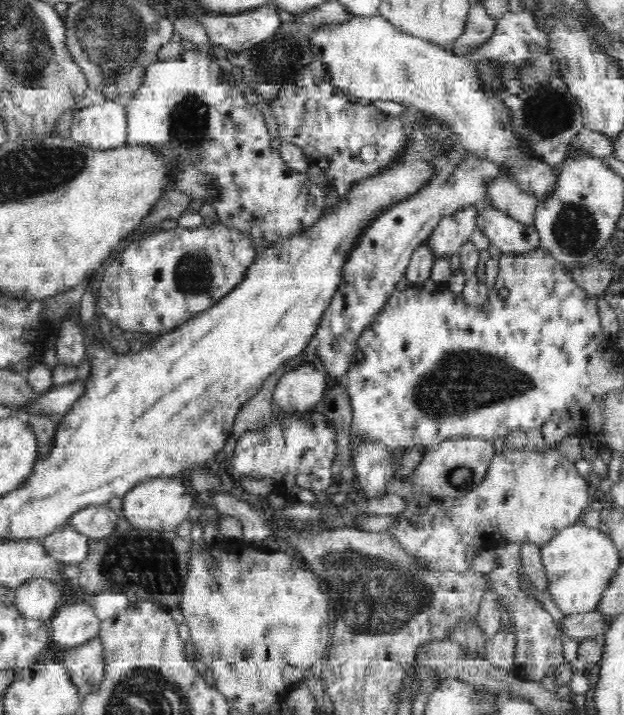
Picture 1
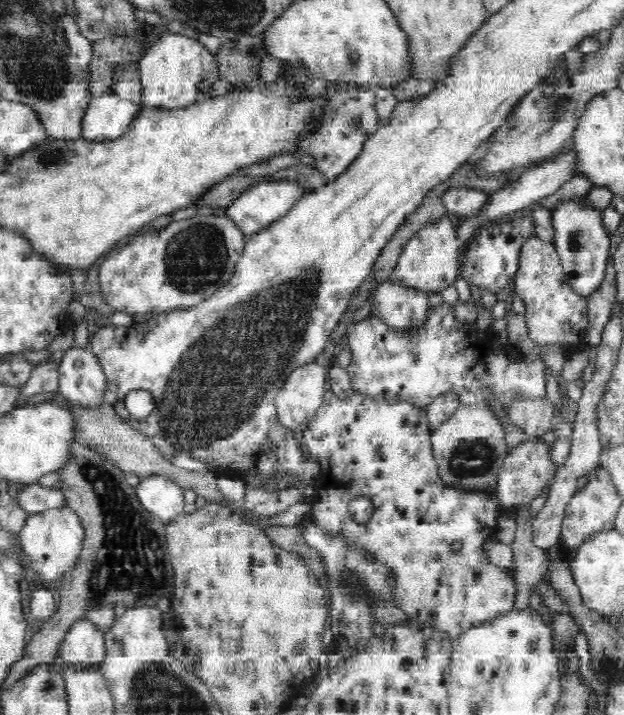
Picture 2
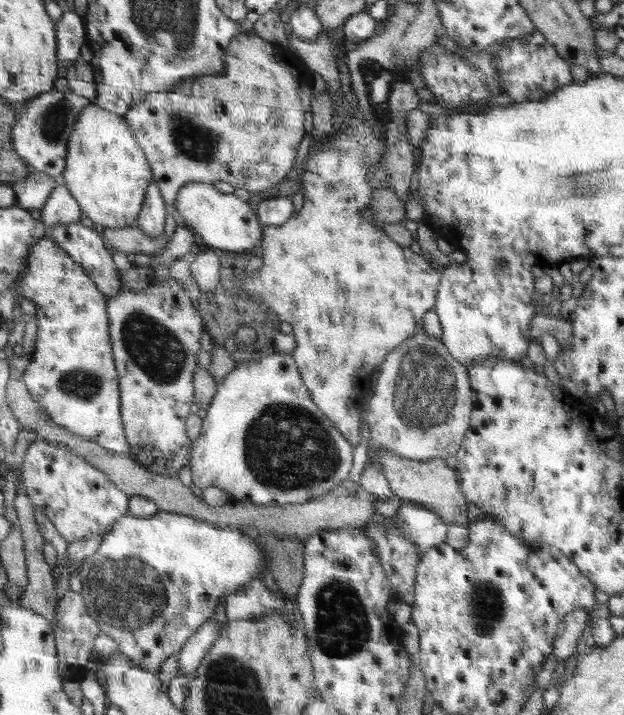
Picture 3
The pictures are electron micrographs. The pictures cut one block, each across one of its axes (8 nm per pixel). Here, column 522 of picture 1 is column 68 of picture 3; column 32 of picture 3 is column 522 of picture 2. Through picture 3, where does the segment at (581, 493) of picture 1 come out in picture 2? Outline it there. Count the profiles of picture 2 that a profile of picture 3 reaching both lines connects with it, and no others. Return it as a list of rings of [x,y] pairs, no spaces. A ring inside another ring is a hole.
[[[353,388],[346,398],[339,398],[330,389],[325,390],[323,397],[322,406],[299,435],[301,443],[308,448],[306,452],[310,452],[307,457],[315,460],[315,469],[320,473],[318,480],[322,484],[322,492],[307,492],[312,508],[304,522],[316,523],[328,538],[340,537],[348,549],[360,551],[376,564],[384,566],[392,604],[409,618],[439,626],[452,640],[468,626],[491,622],[512,611],[518,593],[514,570],[492,564],[483,546],[486,539],[496,534],[496,522],[502,508],[515,510],[520,502],[535,498],[541,487],[554,481],[556,470],[549,457],[548,445],[533,439],[512,448],[499,472],[498,492],[486,496],[444,486],[431,447],[433,428],[426,407],[399,398],[399,394],[391,396],[387,391],[369,394]],[[358,496],[365,496],[375,505],[365,524],[355,522],[348,511],[348,504]],[[453,541],[461,541],[461,549],[451,549]]]

